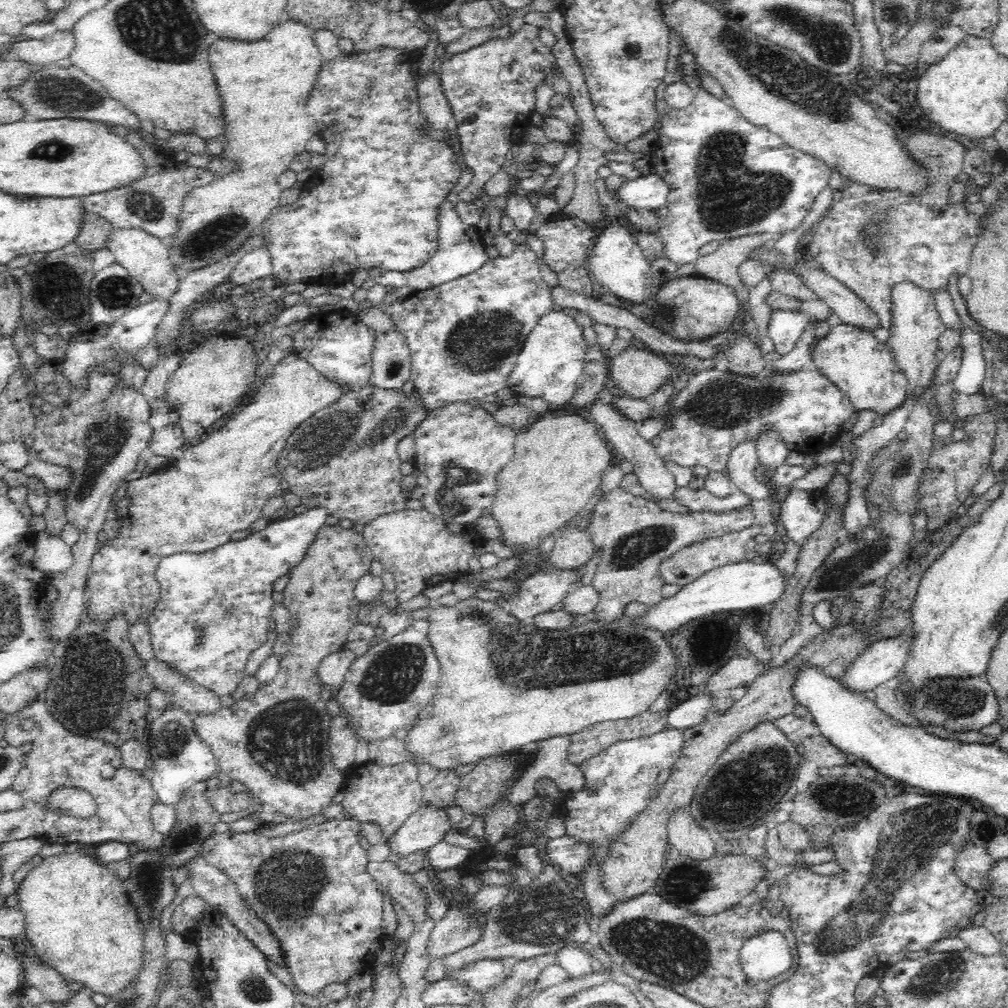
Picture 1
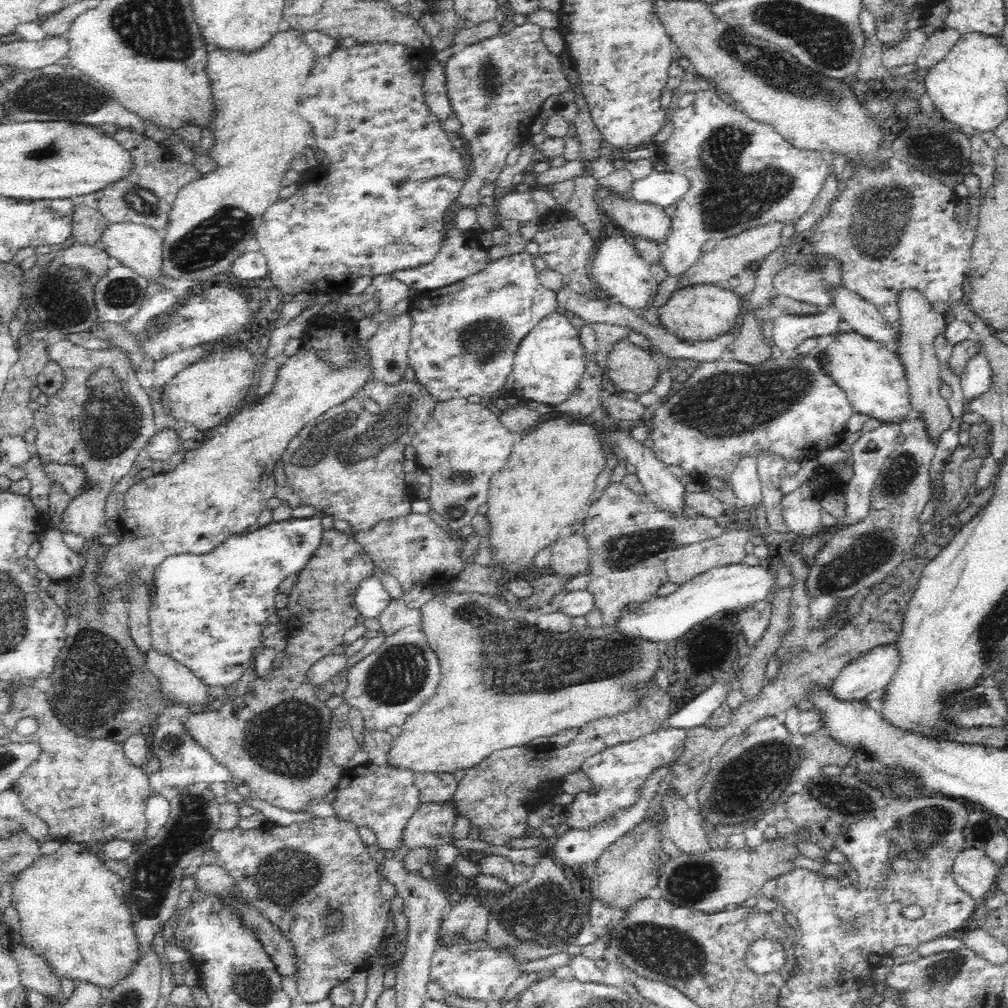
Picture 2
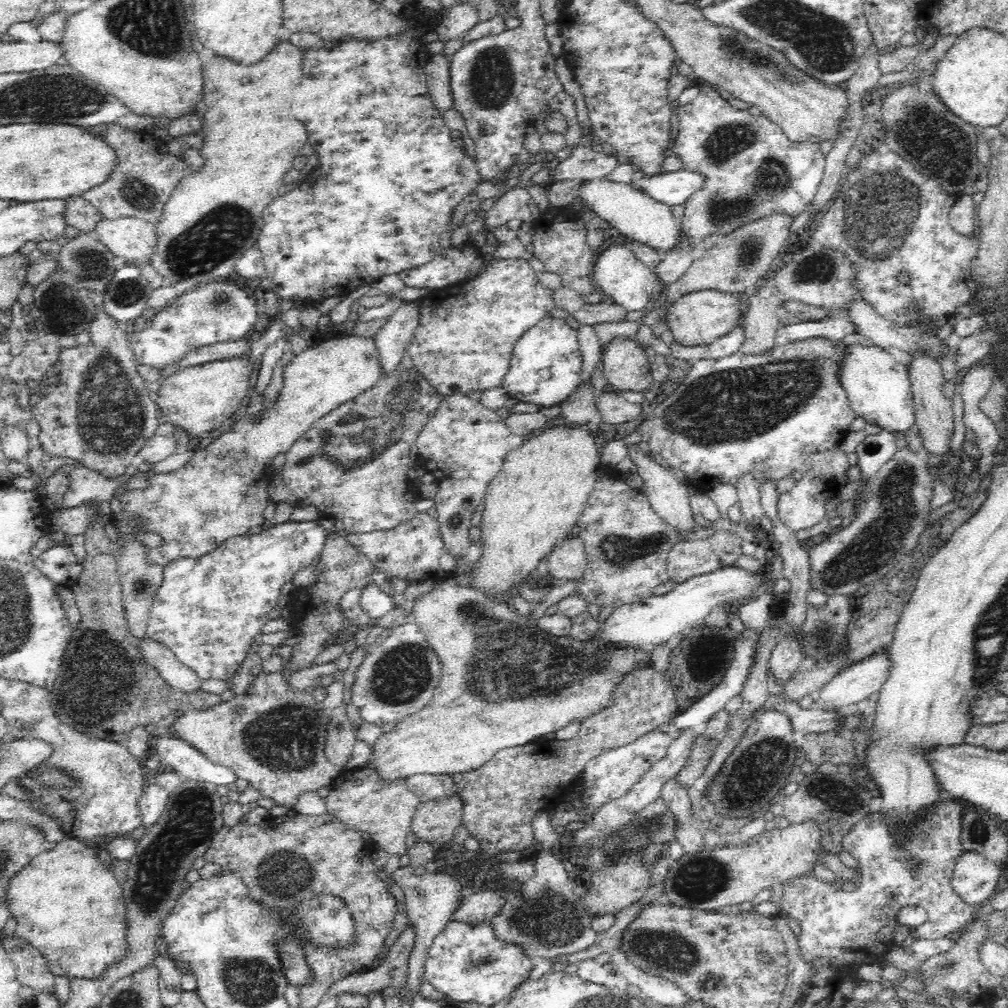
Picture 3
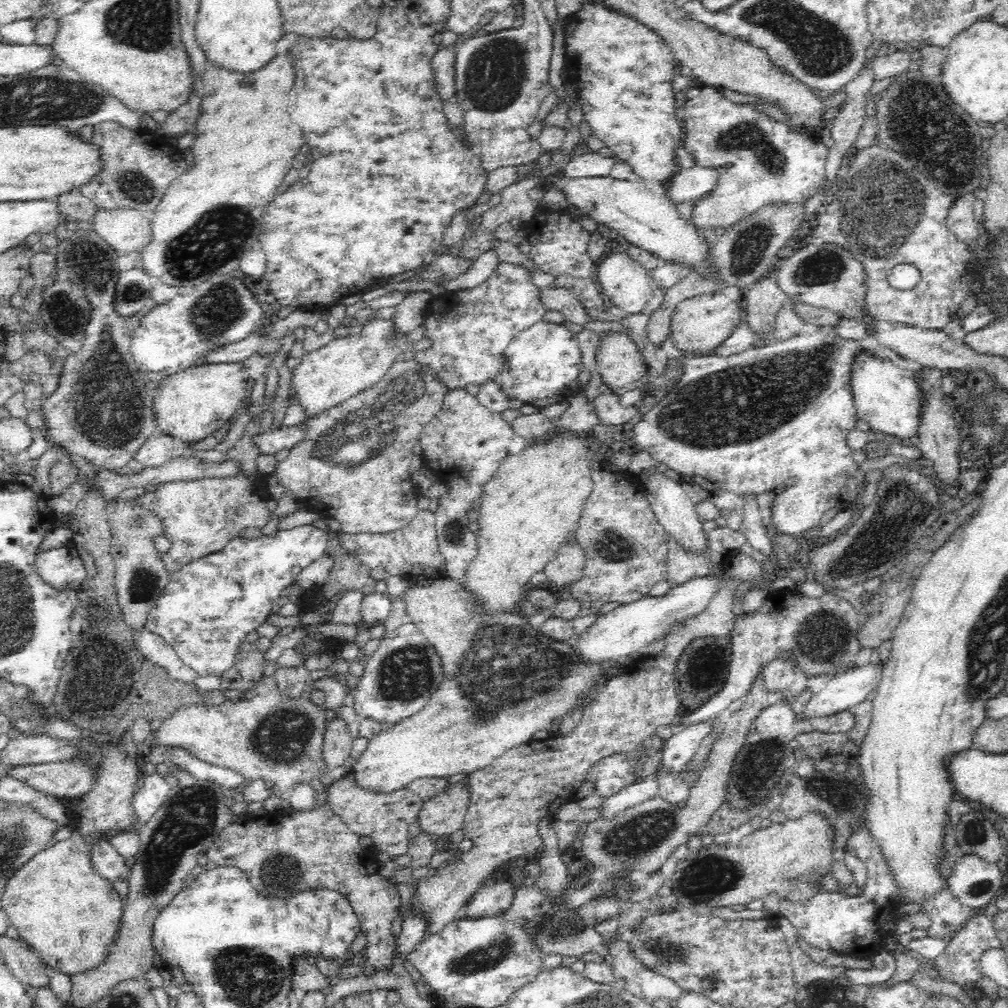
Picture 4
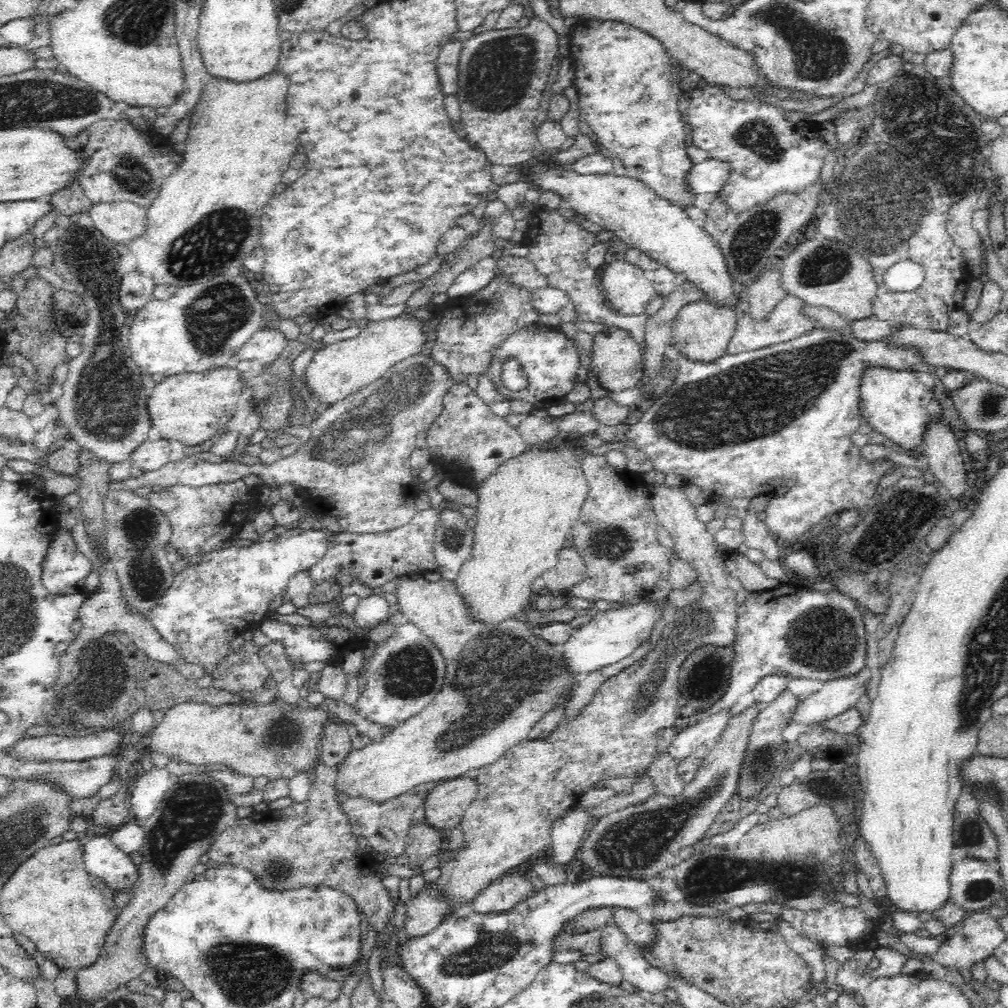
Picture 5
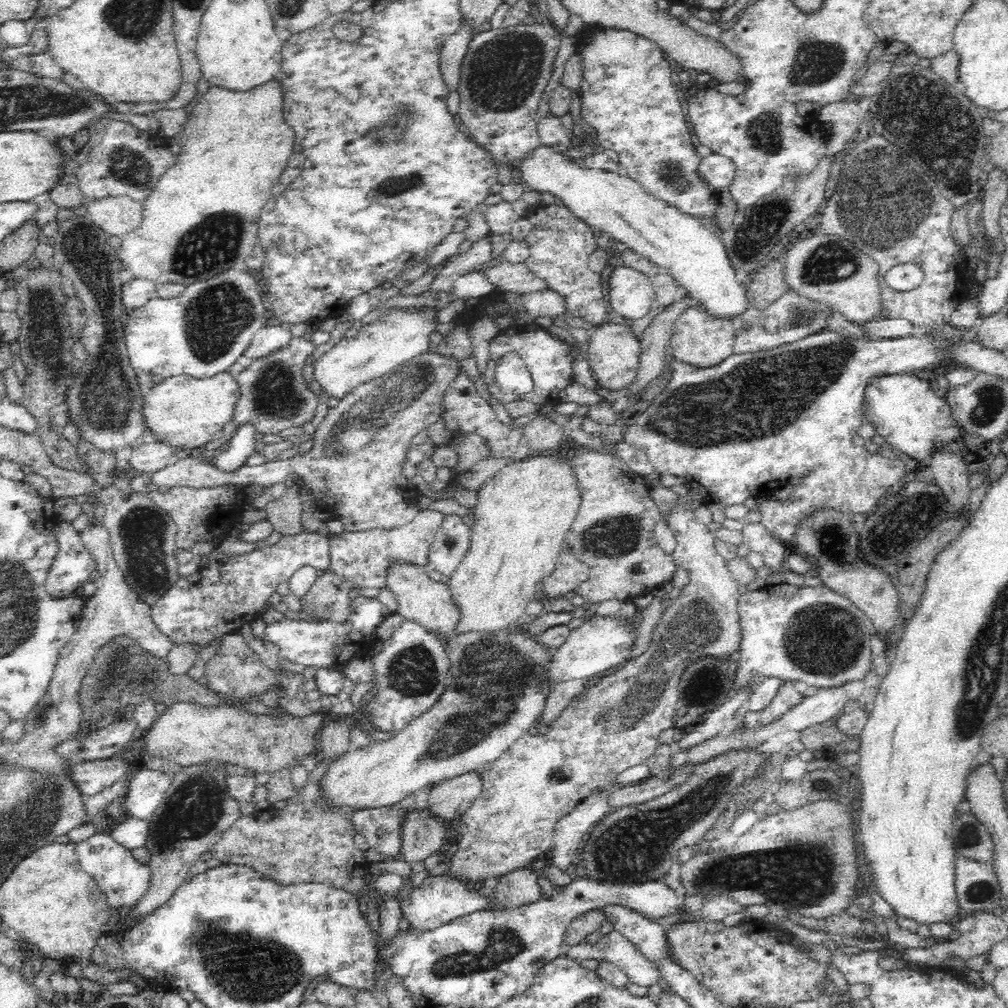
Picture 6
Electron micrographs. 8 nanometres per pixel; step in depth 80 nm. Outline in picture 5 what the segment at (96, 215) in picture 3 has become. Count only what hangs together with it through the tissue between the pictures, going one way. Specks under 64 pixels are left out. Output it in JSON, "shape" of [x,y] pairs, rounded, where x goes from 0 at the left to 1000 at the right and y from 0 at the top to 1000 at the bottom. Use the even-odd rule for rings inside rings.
{"shape":[[[69,179],[65,187],[58,188],[50,193],[51,204],[57,212],[63,212],[71,215],[77,211],[87,211],[92,200],[83,192],[83,188],[76,182],[76,179]]]}

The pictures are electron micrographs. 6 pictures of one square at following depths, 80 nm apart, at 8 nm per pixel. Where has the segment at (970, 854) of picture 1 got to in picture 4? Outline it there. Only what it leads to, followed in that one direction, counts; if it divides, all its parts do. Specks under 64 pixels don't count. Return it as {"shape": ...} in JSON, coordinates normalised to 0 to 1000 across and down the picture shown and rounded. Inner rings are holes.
{"shape":[[[954,848],[939,871],[941,885],[962,902],[980,900],[997,883],[994,862],[967,848]]]}

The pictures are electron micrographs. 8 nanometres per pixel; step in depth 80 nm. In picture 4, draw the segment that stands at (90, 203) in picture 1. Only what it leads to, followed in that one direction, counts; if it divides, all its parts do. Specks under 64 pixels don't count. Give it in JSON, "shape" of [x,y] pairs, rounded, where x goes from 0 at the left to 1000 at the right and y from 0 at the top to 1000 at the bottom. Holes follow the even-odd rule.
{"shape":[[[103,120],[92,126],[89,143],[98,150],[96,171],[80,185],[81,192],[99,206],[131,205],[153,208],[165,186],[186,167],[182,151],[169,136],[148,133],[144,128],[130,128],[116,121]]]}

